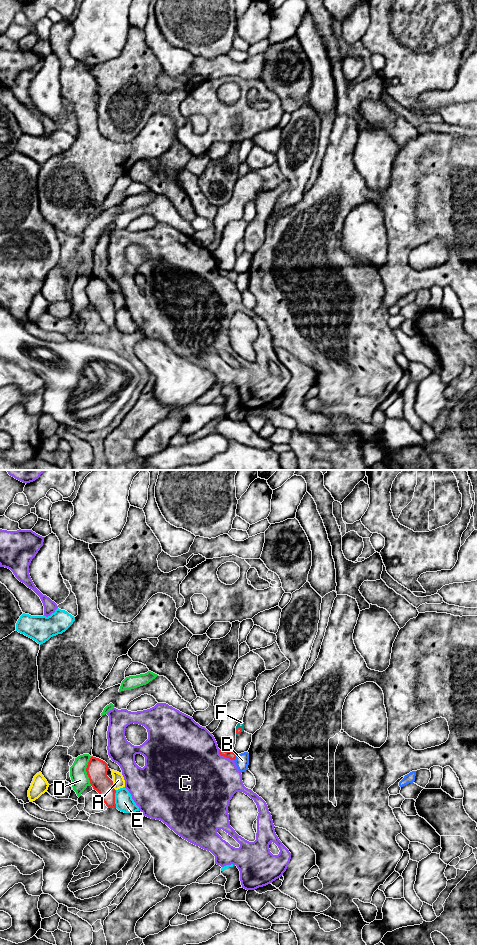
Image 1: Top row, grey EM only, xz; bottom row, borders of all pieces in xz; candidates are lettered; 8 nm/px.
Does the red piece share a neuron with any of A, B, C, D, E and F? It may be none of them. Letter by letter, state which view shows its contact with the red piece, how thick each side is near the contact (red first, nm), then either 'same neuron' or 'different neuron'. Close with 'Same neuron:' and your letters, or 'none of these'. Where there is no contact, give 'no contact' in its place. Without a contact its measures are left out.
A: xz | 160/100 nm | different neuron
B: xz | 70/110 nm | different neuron
C: xz | 70/480 nm | different neuron
D: xz | 160/140 nm | different neuron
E: xz | 160/140 nm | different neuron
F: xz | 50/50 nm | same neuron
Same neuron: F

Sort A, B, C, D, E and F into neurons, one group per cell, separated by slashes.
A / B / C / D / E / F

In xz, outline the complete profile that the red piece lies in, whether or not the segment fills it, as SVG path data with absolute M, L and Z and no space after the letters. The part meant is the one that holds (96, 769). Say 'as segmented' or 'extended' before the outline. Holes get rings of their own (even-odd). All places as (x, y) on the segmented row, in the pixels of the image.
as segmented; M91 757L86 772L90 784L96 790L108 808L116 808L113 781L107 776L108 764L96 757Z

